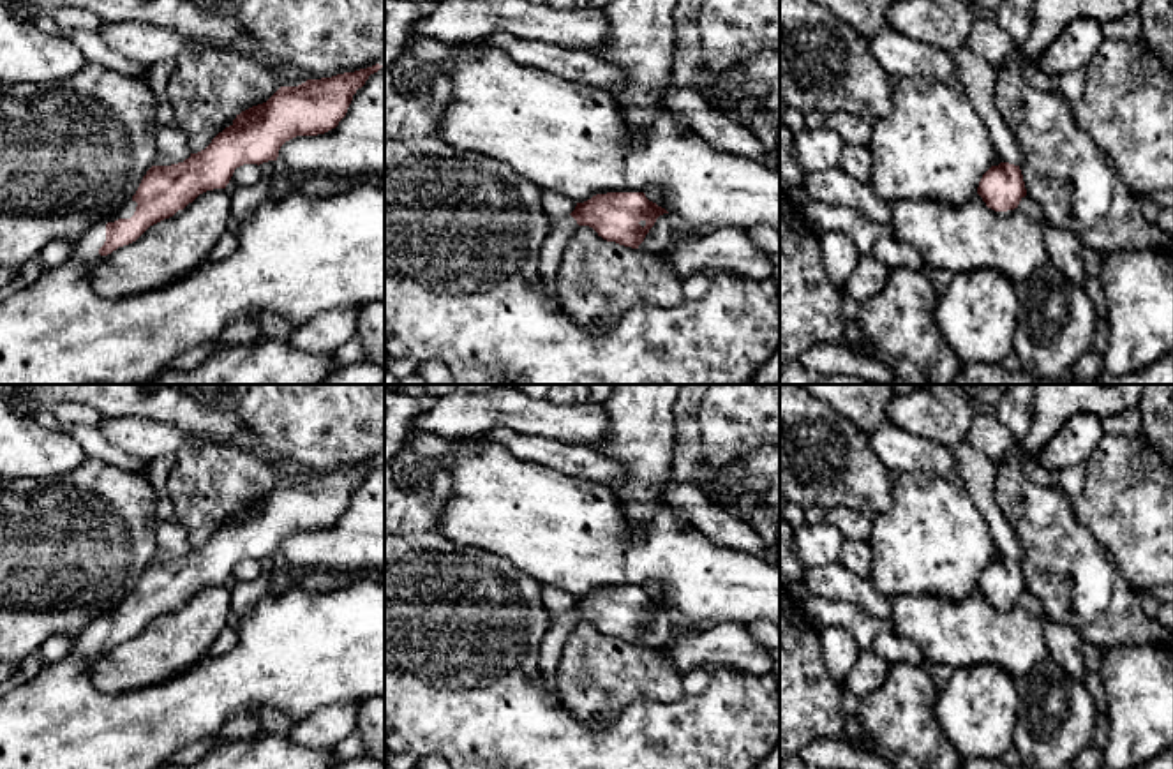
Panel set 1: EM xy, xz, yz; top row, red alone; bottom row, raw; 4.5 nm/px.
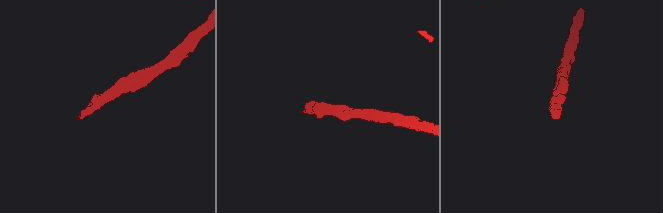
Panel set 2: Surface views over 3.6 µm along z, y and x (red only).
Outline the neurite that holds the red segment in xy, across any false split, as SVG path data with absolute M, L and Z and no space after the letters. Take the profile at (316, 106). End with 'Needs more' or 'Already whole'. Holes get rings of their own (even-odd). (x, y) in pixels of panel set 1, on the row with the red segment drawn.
M376 63L367 69L360 69L355 72L344 72L332 78L321 79L307 79L298 86L280 86L266 102L252 106L233 120L229 127L219 132L212 143L198 152L191 153L189 159L171 166L152 166L143 176L136 194L131 201L127 201L116 213L108 217L106 220L95 222L78 242L76 249L69 261L56 268L44 268L42 273L25 289L9 291L7 298L0 302L0 384L136 384L148 383L155 376L159 376L166 365L178 355L206 342L217 342L222 332L233 325L235 321L249 319L250 312L256 310L272 310L291 323L295 328L303 326L307 321L316 317L321 312L332 309L346 309L346 307L360 307L370 305L374 302L385 303L385 187L379 182L362 180L353 183L344 183L344 187L332 196L326 198L309 198L302 192L295 190L288 194L284 199L275 203L263 203L250 219L240 224L240 245L238 249L222 261L205 261L192 272L185 273L182 279L162 286L159 289L125 296L125 298L104 298L97 295L90 284L88 272L92 265L104 256L111 254L118 247L129 245L136 242L150 226L173 217L178 210L183 210L189 203L192 203L199 194L213 189L226 189L236 168L243 164L263 164L268 161L277 161L280 146L296 138L296 136L318 136L325 134L339 125L339 122L346 116L347 108L353 101L353 95L358 88L365 85L370 74L377 72L383 65Z. Needs more

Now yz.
M1000 162L991 166L981 178L977 194L988 208L1007 212L1018 208L1027 196L1025 182L1020 166Z. Already whole

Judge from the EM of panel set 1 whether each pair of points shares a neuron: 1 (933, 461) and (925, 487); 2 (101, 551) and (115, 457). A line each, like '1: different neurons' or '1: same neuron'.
1: different neurons
2: different neurons

